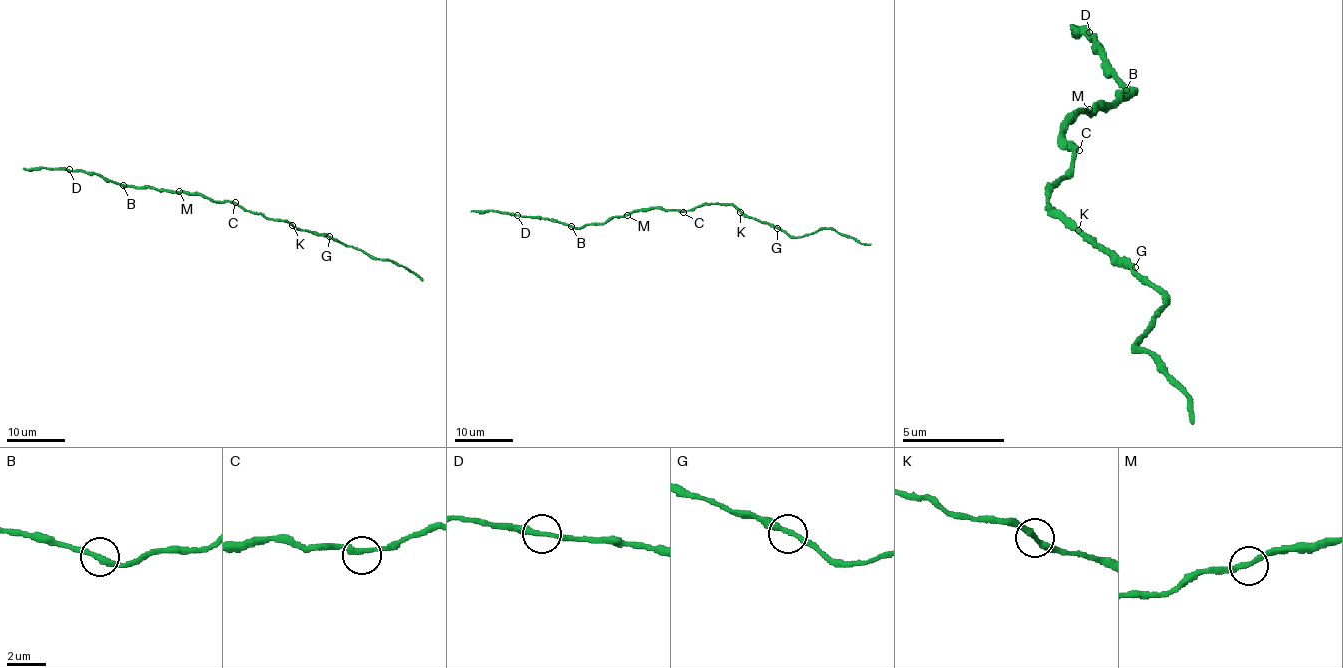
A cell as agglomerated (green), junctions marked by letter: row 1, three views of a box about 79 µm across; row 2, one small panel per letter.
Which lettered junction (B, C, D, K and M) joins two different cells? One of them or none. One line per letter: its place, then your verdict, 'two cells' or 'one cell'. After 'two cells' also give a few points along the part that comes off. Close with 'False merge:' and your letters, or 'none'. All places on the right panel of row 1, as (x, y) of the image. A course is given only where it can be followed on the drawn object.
B: place (1126, 90); one cell
C: place (1079, 150); one cell
D: place (1089, 32); one cell
K: place (1078, 230); one cell
M: place (1089, 109); one cell
False merge: none

